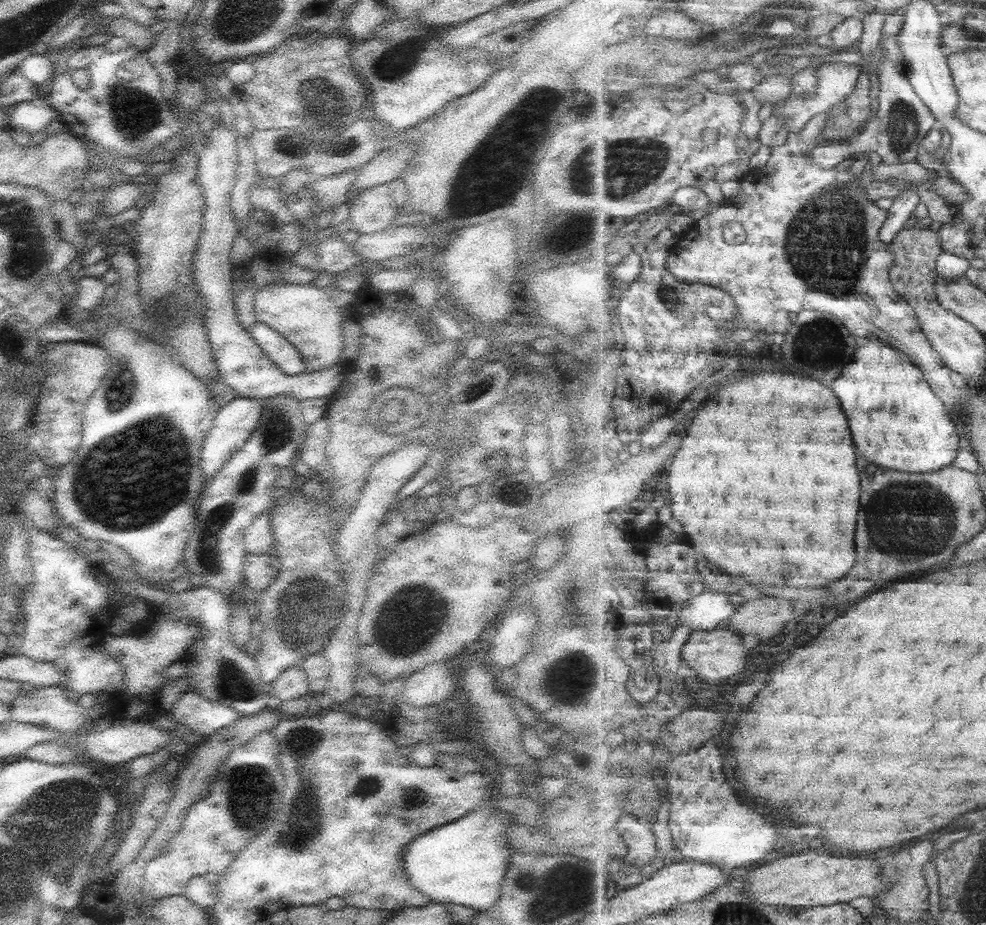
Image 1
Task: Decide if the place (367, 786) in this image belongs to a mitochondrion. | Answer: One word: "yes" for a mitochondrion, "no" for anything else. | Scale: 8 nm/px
yes

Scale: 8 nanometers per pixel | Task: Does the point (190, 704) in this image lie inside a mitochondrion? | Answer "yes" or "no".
no

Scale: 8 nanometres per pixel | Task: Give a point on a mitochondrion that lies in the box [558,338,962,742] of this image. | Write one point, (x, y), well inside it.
(926, 506)

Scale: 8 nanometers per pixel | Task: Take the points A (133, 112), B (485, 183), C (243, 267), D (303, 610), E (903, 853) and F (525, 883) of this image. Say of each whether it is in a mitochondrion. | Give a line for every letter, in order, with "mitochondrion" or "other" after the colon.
A: mitochondrion
B: mitochondrion
C: other
D: mitochondrion
E: other
F: other

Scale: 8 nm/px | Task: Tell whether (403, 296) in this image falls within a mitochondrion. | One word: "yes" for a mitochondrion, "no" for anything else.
no

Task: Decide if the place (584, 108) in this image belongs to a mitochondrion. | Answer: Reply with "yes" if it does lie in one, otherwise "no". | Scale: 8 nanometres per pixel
no

